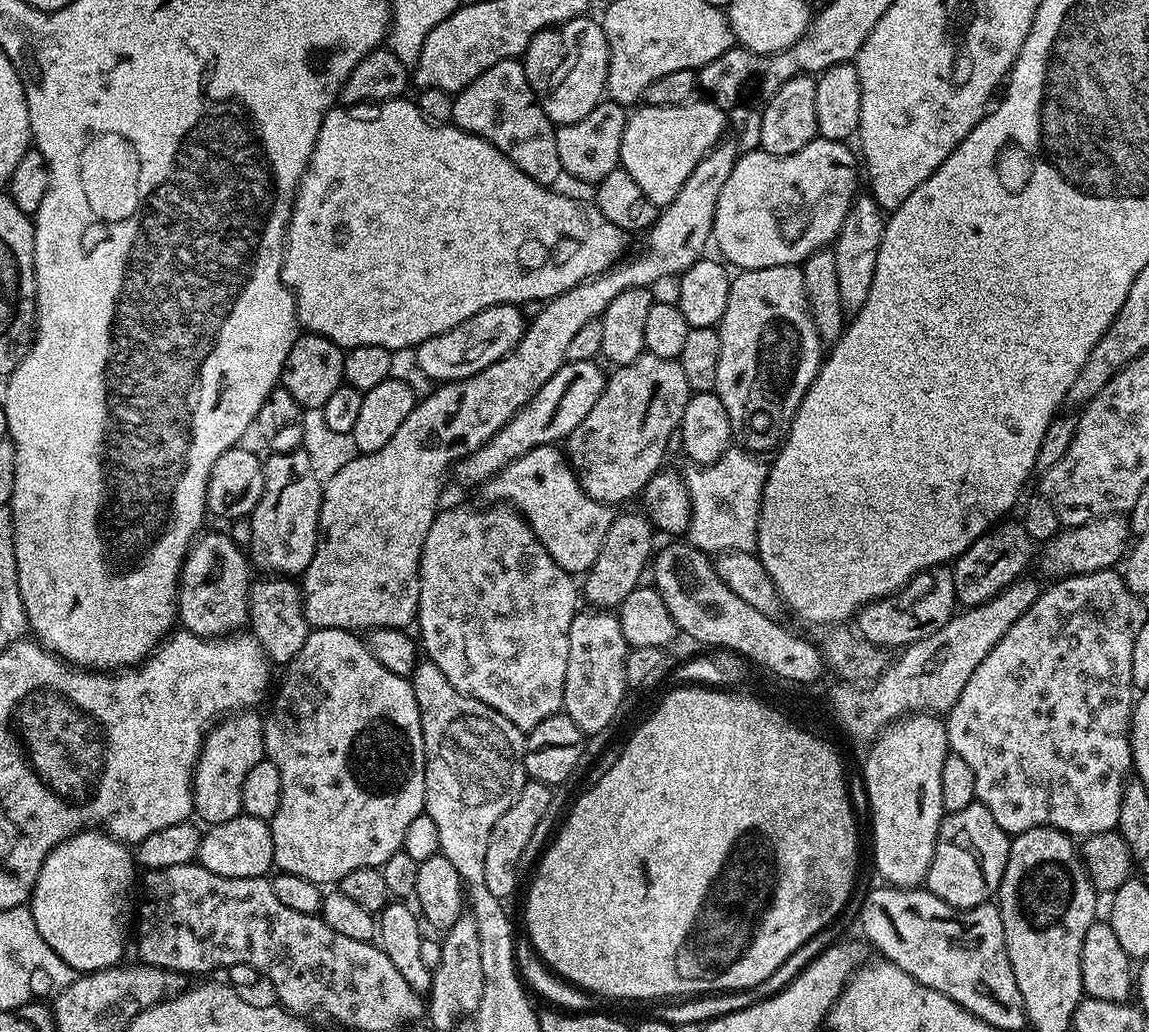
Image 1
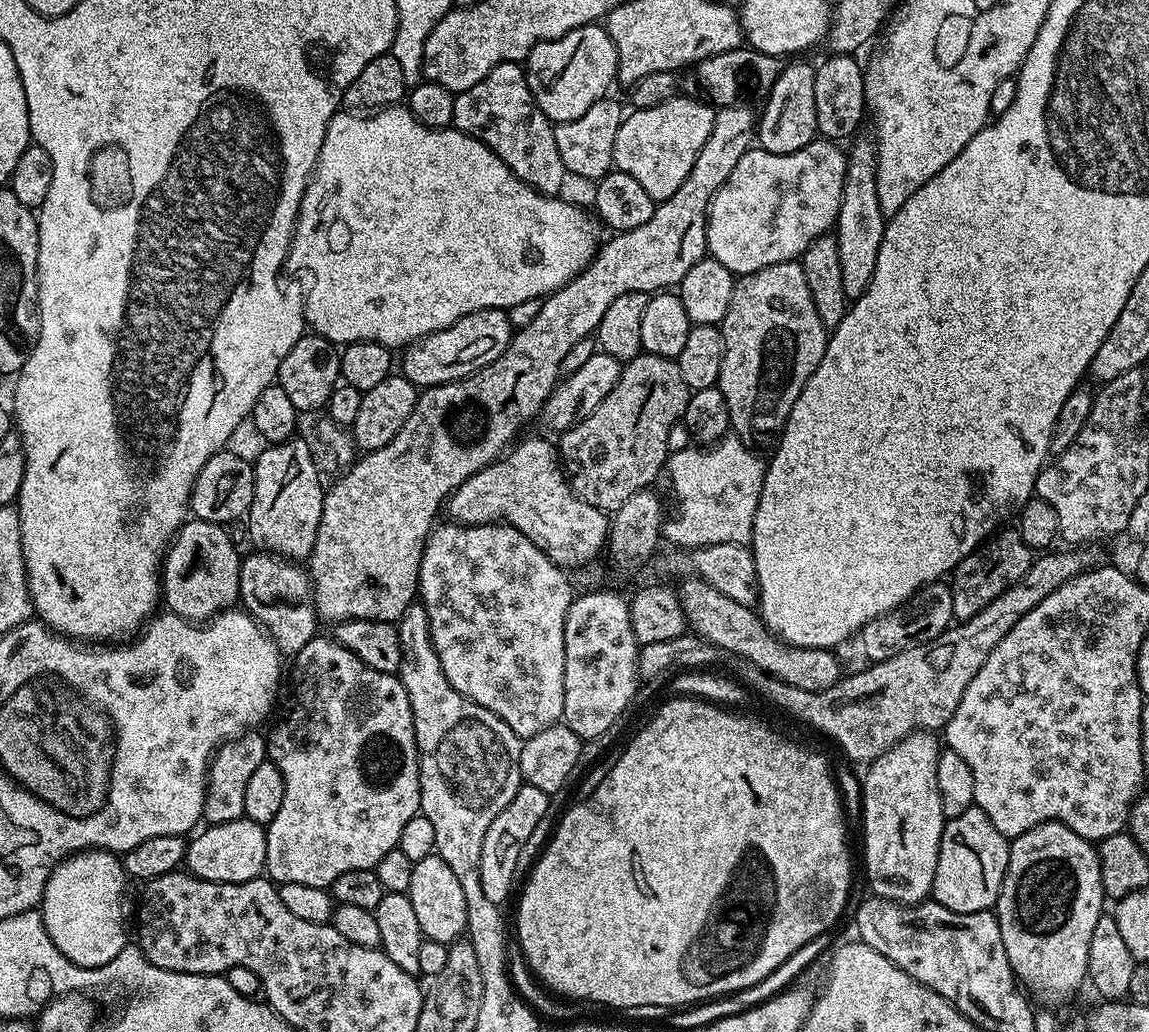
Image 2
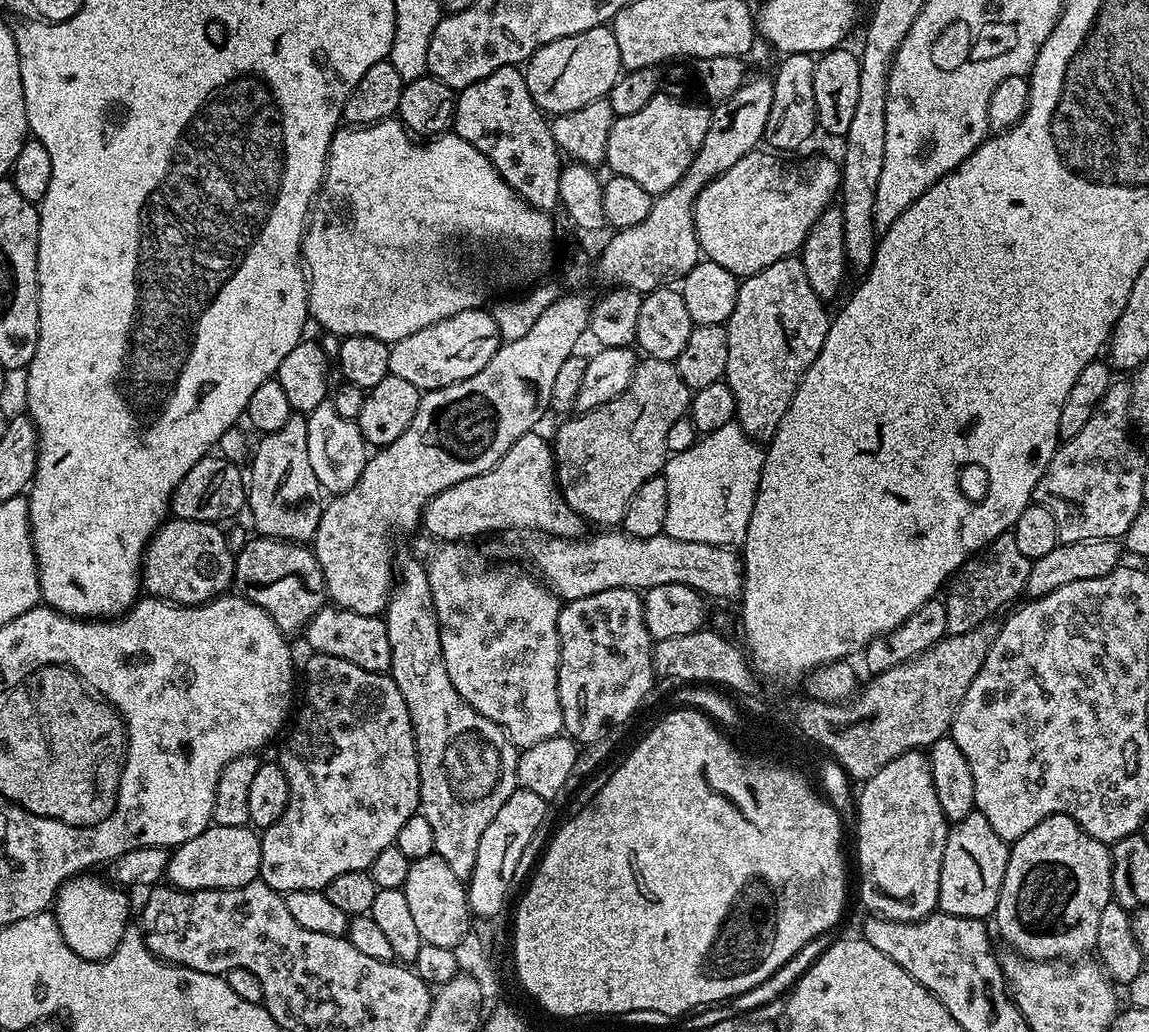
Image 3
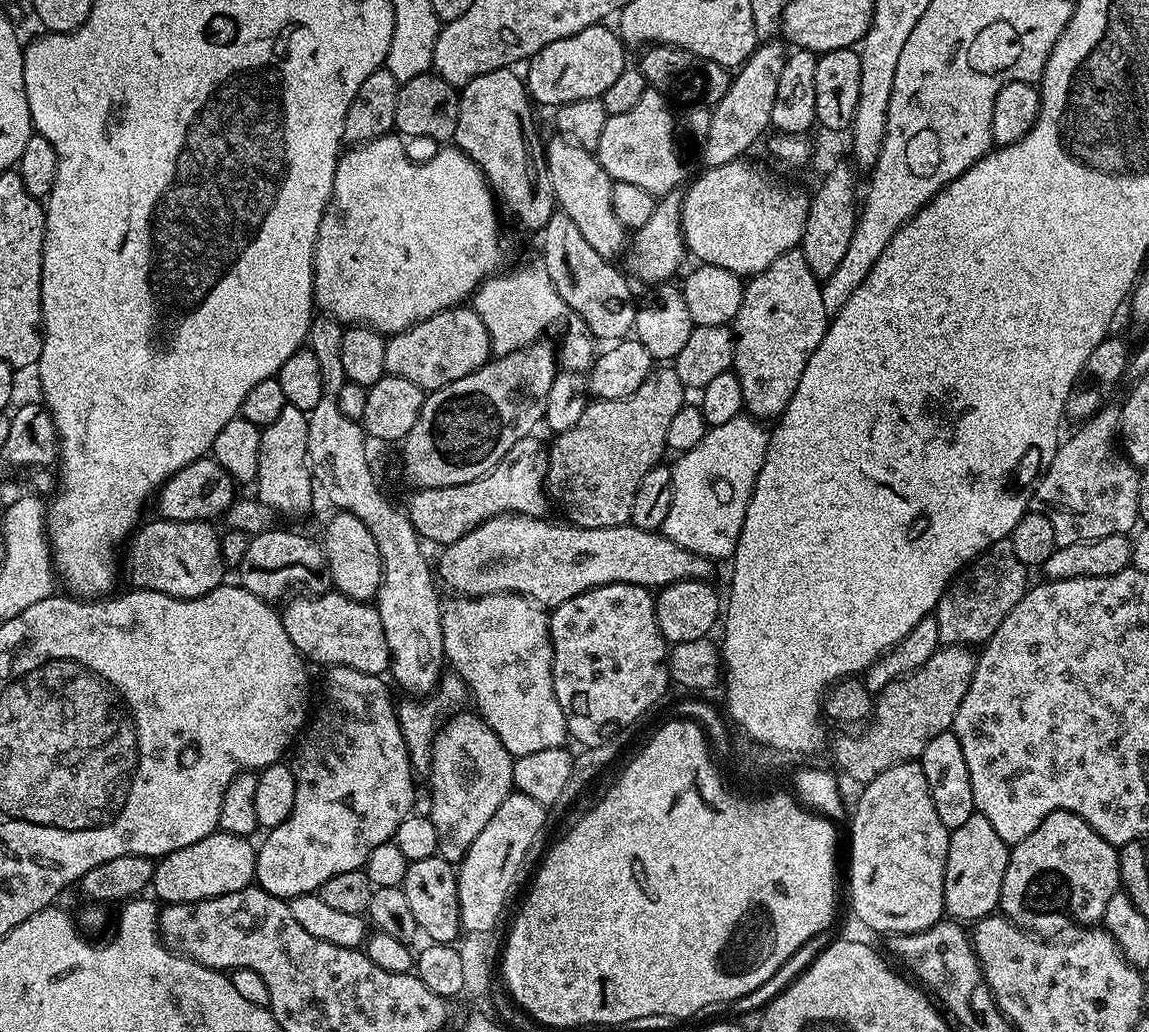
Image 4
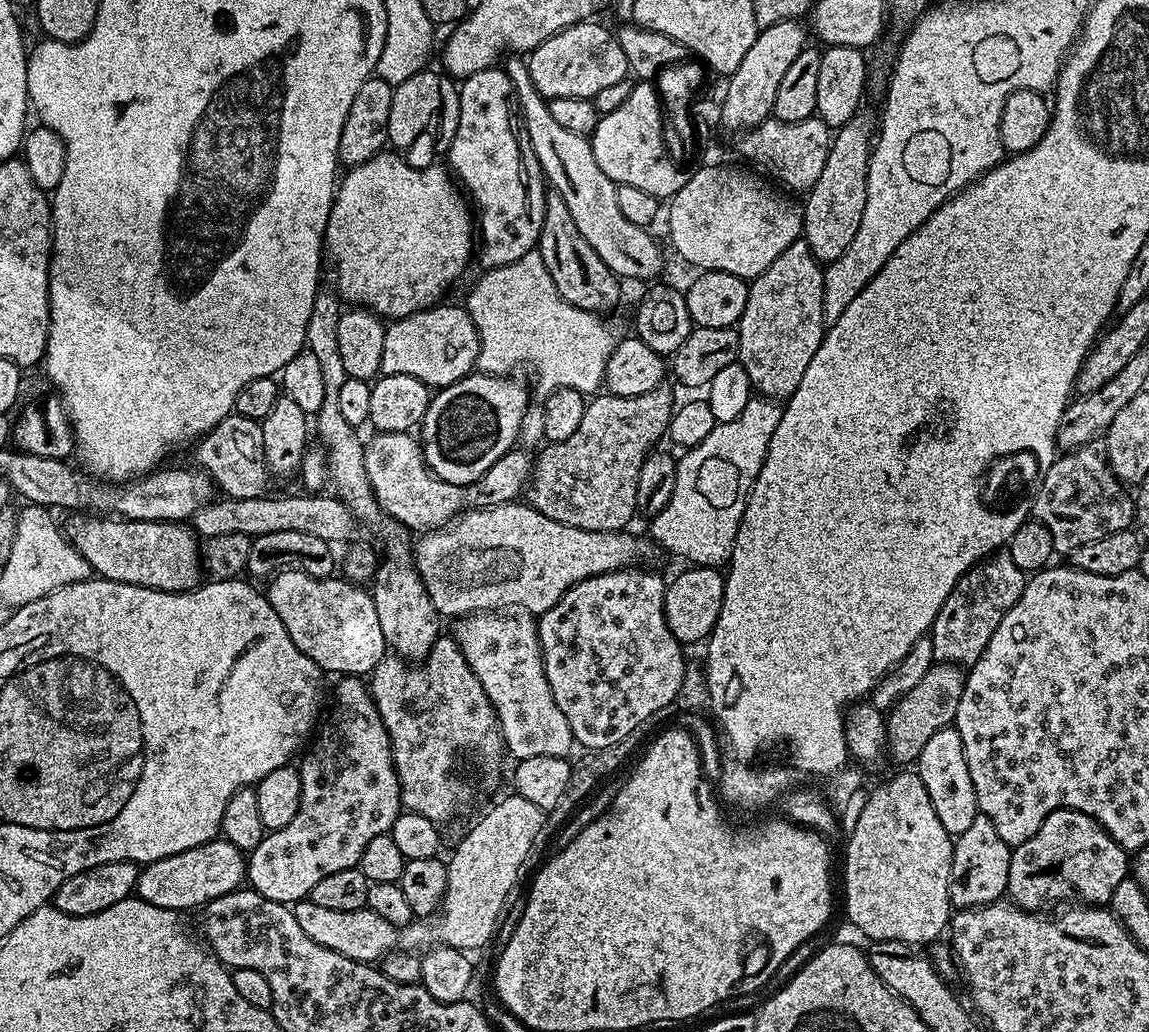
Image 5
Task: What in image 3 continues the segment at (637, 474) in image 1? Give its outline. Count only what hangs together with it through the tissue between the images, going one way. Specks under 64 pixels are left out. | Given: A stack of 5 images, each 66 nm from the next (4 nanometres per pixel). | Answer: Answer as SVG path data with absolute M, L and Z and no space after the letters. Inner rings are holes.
M644 358L637 363L630 386L618 398L568 418L573 420L557 430L556 440L554 436L556 483L565 502L589 525L619 525L634 490L663 473L670 455L668 435L683 416L685 419L692 394L673 361Z

